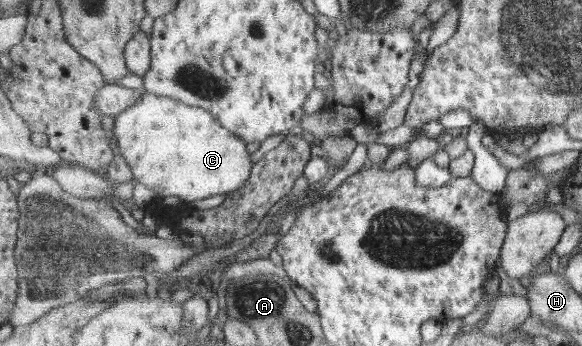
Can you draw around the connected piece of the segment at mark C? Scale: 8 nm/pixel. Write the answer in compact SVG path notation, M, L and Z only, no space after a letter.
M144 90L143 100L116 117L113 130L119 153L133 170L134 179L156 191L162 198L177 196L191 204L195 200L229 194L243 188L253 176L253 154L243 137L227 130L209 109L191 106L169 96Z

